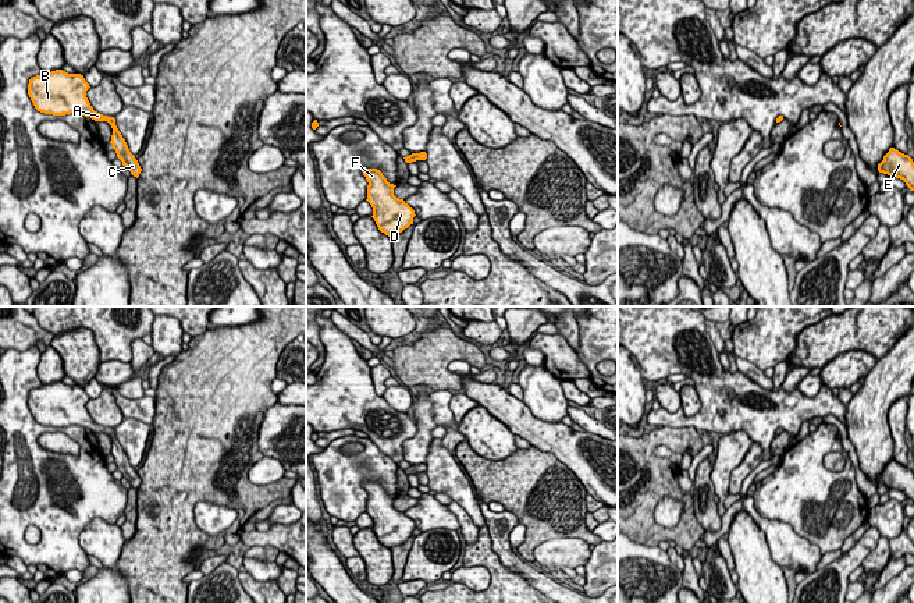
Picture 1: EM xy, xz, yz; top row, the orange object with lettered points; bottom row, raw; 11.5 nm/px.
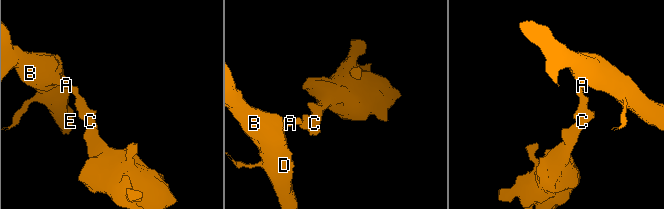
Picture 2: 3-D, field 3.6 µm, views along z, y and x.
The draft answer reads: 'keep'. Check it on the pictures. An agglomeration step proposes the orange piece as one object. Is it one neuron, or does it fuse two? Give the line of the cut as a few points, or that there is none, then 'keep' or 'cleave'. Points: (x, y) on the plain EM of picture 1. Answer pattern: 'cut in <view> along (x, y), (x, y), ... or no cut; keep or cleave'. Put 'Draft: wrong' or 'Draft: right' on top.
Draft: right
no cut; keep

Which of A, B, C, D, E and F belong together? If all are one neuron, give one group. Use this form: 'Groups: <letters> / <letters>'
Groups: A B C D E F

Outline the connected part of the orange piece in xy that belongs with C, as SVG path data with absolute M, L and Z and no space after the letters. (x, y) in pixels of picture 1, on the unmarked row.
M56 382L31 390L28 396L28 407L35 421L40 425L53 428L75 425L90 429L95 433L107 433L113 440L110 455L113 457L117 469L122 473L122 478L138 490L142 480L118 443L115 430L93 422L86 409L86 402L89 400L90 398L83 387Z

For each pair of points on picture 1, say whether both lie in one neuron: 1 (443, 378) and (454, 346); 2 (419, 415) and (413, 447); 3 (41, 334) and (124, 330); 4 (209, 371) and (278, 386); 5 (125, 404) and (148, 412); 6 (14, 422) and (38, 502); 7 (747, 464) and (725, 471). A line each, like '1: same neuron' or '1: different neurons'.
1: same neuron
2: same neuron
3: different neurons
4: different neurons
5: same neuron
6: same neuron
7: different neurons

